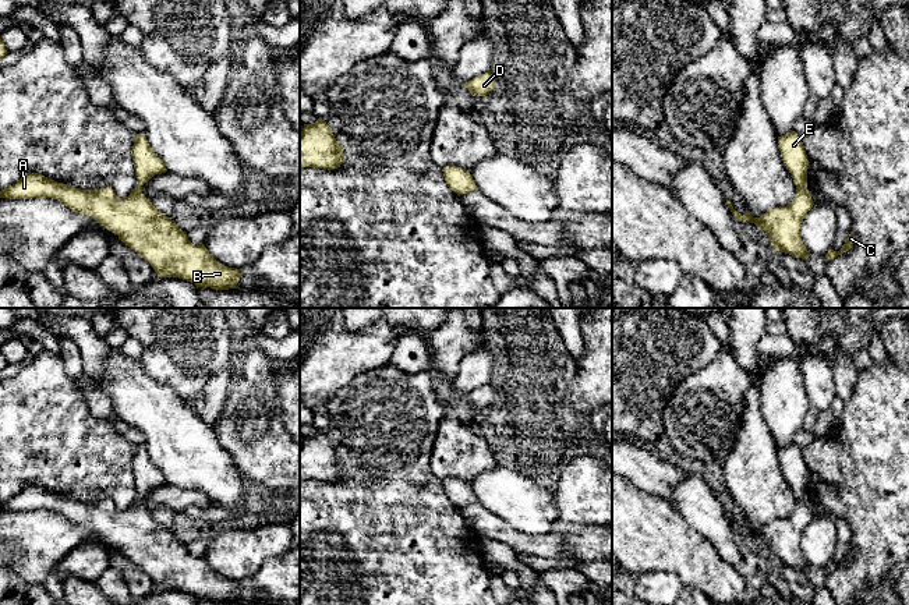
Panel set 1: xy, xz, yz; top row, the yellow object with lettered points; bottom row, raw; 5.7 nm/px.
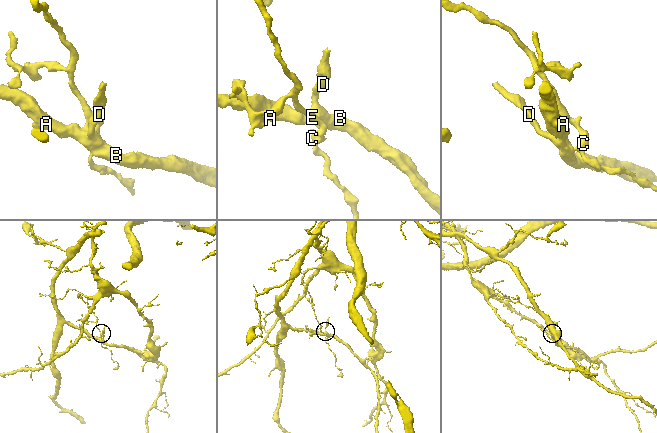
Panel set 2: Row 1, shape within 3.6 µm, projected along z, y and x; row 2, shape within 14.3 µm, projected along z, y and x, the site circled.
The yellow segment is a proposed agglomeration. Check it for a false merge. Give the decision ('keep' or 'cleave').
cleave

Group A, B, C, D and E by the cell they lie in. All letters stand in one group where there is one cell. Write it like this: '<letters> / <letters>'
A B D / C E

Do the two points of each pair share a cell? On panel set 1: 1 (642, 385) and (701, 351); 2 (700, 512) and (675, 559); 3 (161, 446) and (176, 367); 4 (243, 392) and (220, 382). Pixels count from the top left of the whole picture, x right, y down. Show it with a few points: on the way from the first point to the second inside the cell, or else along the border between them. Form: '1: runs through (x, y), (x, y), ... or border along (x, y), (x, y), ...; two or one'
1: runs through (657, 370), (675, 351), (686, 351); one
2: border along (671, 503), (715, 548); two
3: border along (144, 368), (152, 378), (167, 384), (186, 400); two
4: border along (229, 388), (226, 400), (216, 418); two

